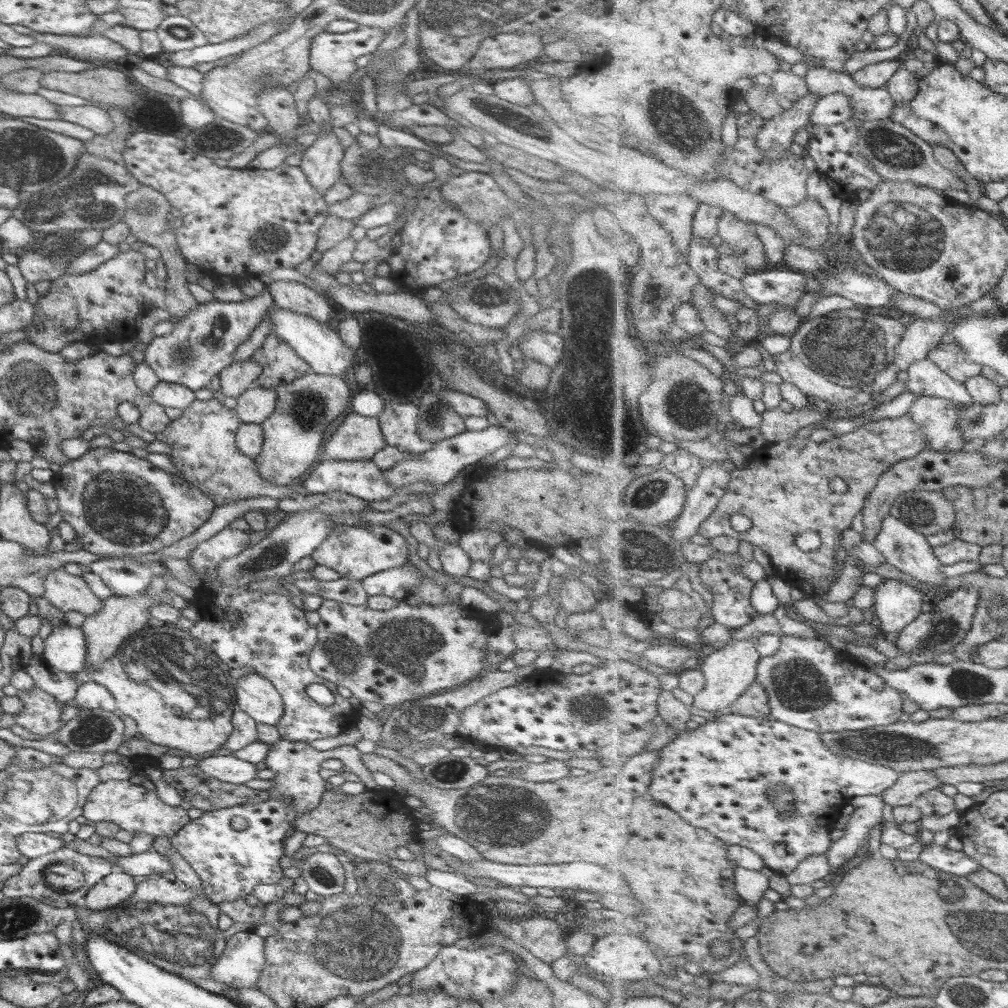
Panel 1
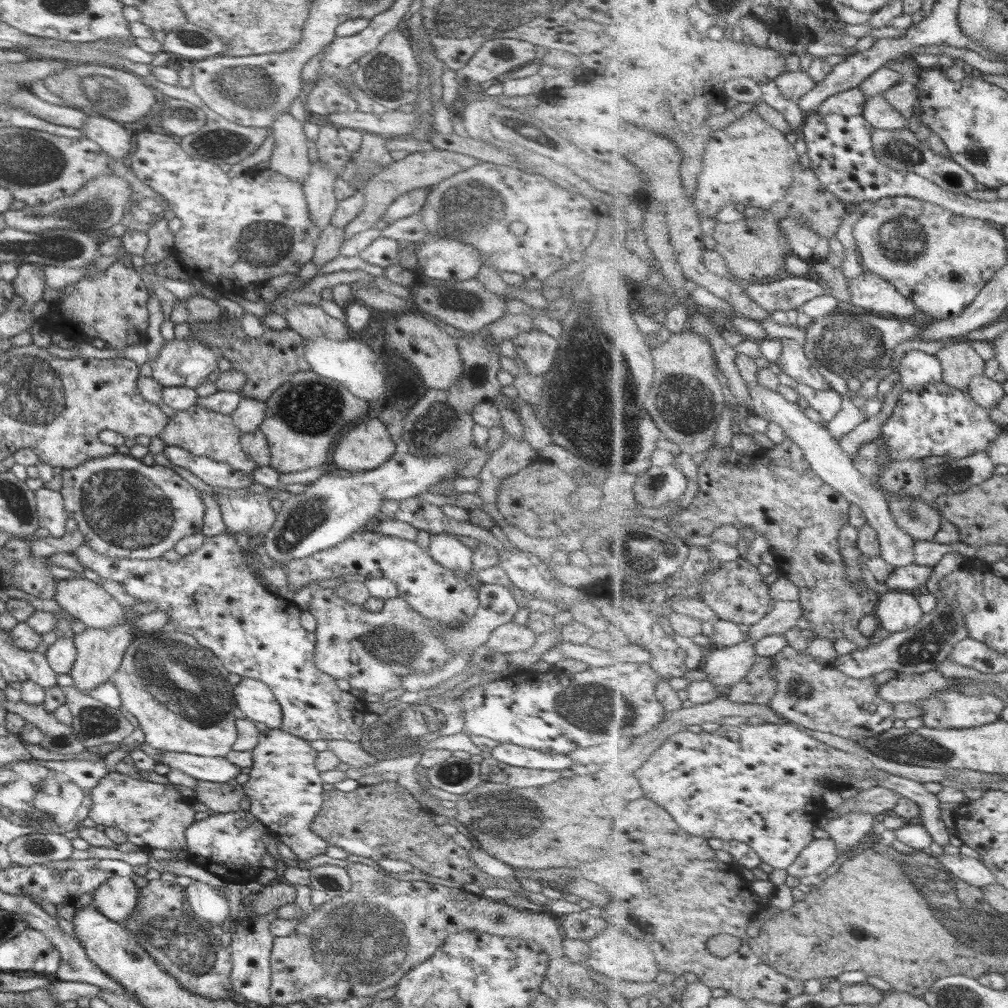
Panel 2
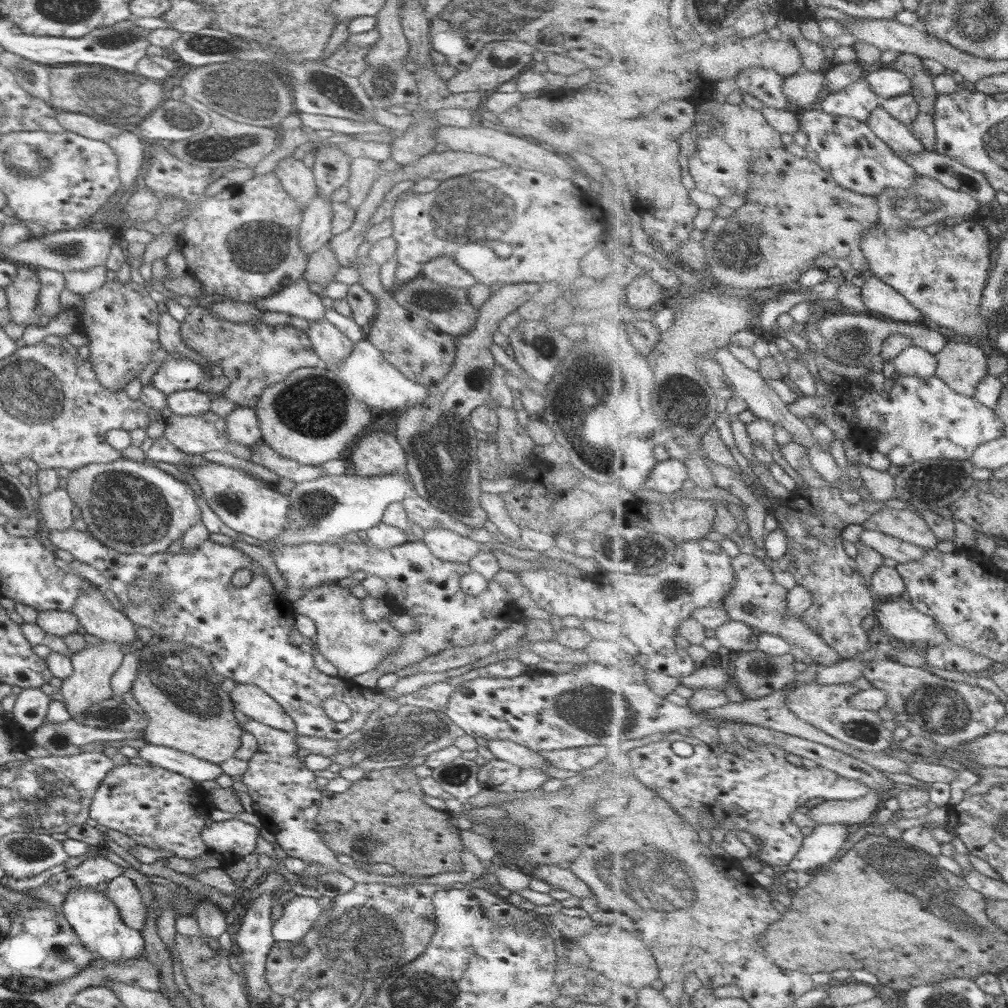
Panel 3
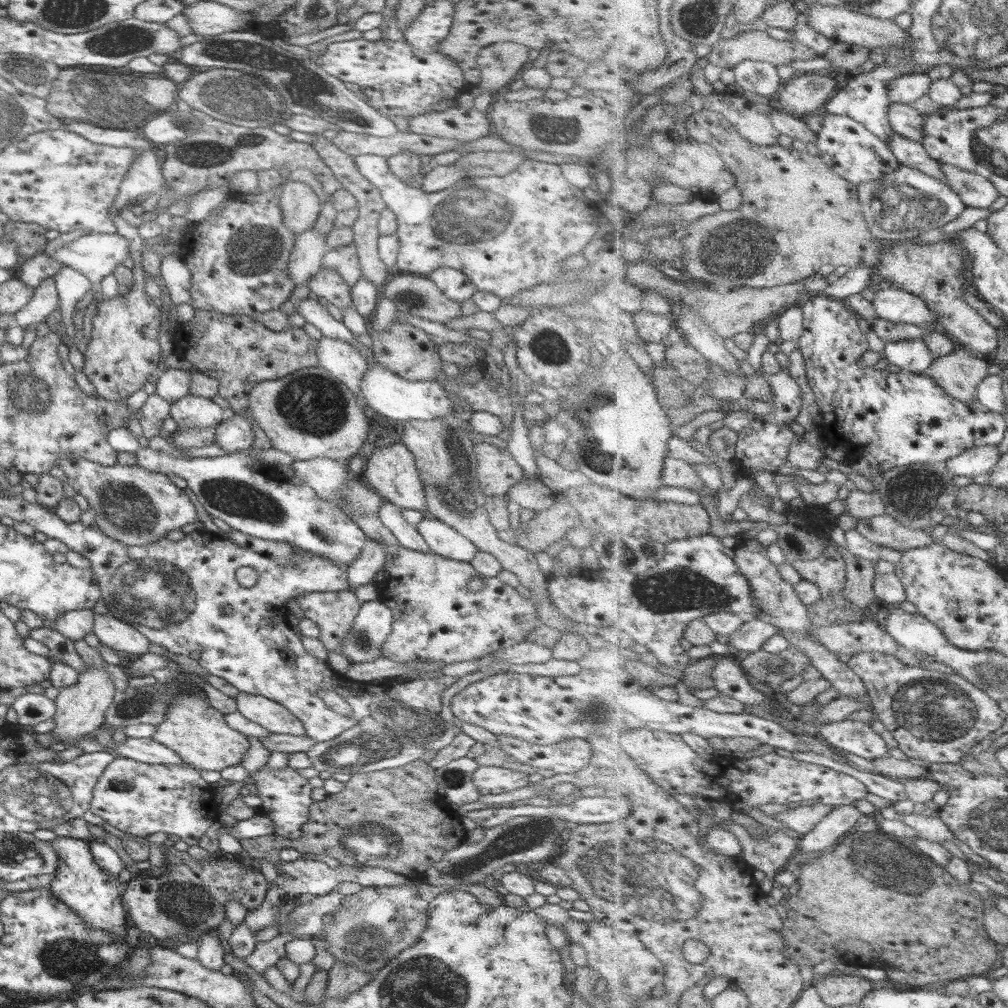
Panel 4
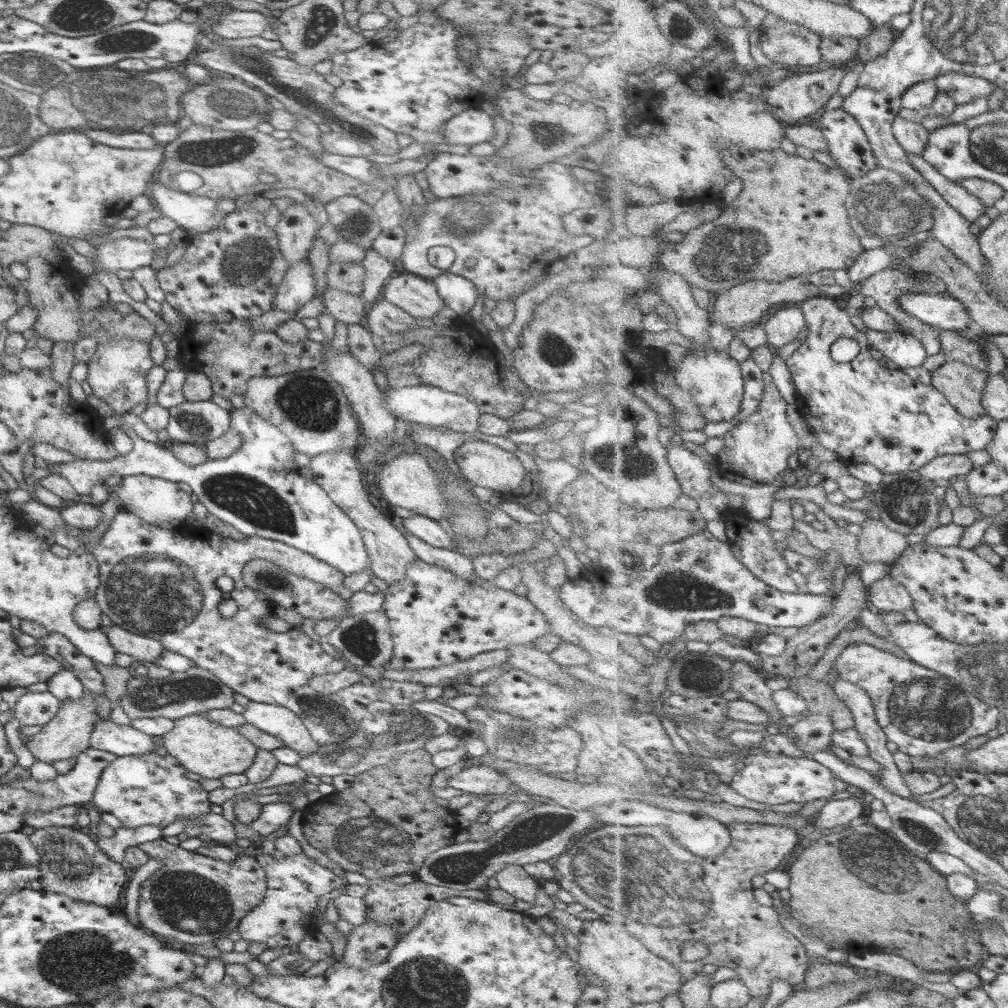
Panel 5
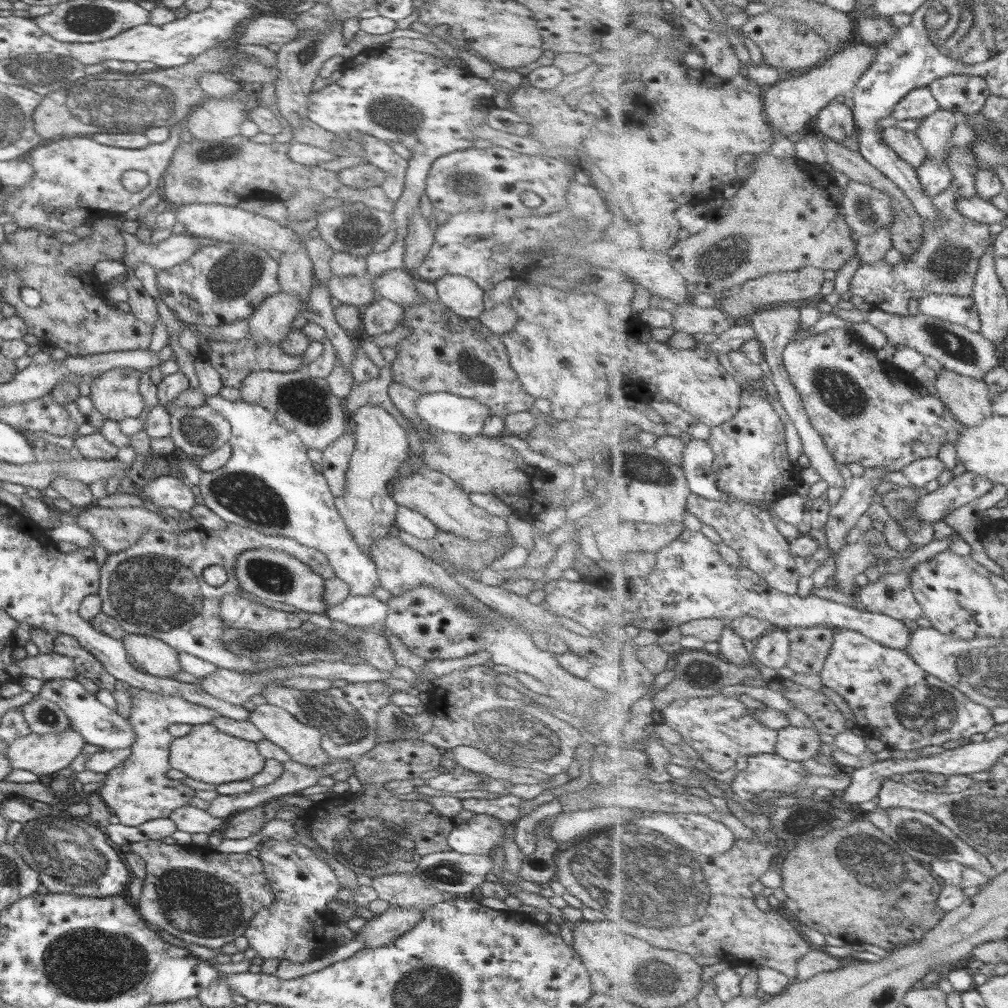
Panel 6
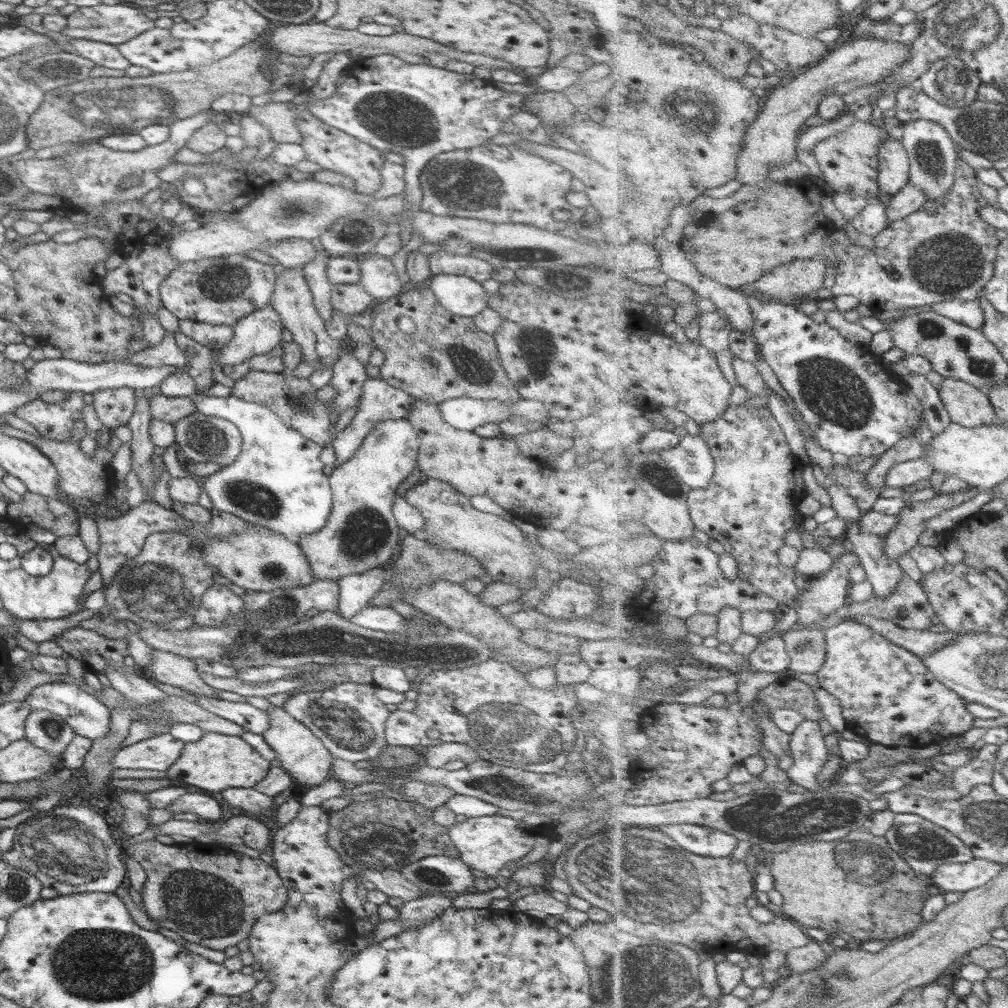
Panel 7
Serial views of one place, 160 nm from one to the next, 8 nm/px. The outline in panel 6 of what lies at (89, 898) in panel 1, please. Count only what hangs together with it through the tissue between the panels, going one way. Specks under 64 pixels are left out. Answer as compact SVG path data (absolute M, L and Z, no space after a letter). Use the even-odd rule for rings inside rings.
M157 840L135 842L126 846L126 850L137 854L145 862L145 878L137 902L140 918L148 927L171 934L183 942L219 949L237 936L244 936L249 920L273 902L271 887L259 858L253 858L247 853L220 854L208 846L201 850L193 844L178 846L175 843L169 846Z

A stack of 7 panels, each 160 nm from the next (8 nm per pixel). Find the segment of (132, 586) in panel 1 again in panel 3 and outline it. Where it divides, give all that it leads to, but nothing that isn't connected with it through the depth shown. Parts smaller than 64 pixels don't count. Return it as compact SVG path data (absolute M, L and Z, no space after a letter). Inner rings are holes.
M72 527L66 528L65 530L49 530L49 542L53 544L59 550L65 550L69 552L74 560L78 560L83 564L87 564L93 567L96 571L99 572L102 581L104 584L109 584L109 590L111 590L115 596L119 599L123 611L121 612L135 625L135 626L144 626L145 628L150 628L152 636L155 635L163 642L179 642L181 646L193 646L197 650L203 652L203 656L207 656L212 664L212 669L219 675L221 678L231 678L236 684L252 684L258 686L259 689L263 690L265 694L268 694L274 701L277 701L279 706L283 709L283 712L287 714L289 718L293 721L294 732L301 736L312 736L312 737L325 737L326 739L332 741L343 740L348 734L355 732L363 728L364 723L367 720L372 720L378 715L379 705L393 698L385 698L379 695L378 690L376 689L367 689L361 688L358 685L355 685L353 682L338 677L330 677L321 673L313 665L313 657L311 656L311 649L313 648L313 641L309 640L306 636L303 636L296 628L294 623L295 612L291 605L282 598L280 593L275 592L273 585L269 582L267 573L263 572L261 567L257 565L253 559L250 559L245 553L235 547L229 547L226 545L221 545L209 541L209 539L204 540L197 546L195 550L182 550L179 553L170 553L160 552L159 554L119 554L106 546L103 546L100 542L97 542L87 531L75 531ZM247 569L250 572L251 580L245 585L236 587L231 584L231 577L236 570ZM325 698L335 698L339 702L343 702L347 708L349 708L351 716L348 720L344 722L338 722L337 720L333 721L329 719L325 712L323 711L322 702Z

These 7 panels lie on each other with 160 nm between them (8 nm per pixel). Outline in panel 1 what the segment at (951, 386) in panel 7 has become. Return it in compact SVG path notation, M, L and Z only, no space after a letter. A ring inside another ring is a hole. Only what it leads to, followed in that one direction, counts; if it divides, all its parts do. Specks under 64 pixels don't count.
M956 342L939 345L937 349L930 350L927 358L961 384L981 376L985 369L982 364L974 362L968 352Z

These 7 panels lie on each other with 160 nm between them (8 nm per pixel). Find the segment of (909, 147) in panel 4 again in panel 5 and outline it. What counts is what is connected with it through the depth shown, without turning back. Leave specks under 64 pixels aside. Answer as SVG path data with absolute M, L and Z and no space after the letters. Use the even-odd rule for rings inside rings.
M909 154L915 169L923 175L946 199L955 210L958 210L970 223L985 214L988 205L980 198L973 196L959 181L949 180L937 172L928 160L922 156Z

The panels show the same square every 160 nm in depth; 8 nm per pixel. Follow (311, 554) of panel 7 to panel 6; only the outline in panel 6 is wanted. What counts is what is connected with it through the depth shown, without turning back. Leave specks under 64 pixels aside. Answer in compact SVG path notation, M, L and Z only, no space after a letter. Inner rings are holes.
M363 404L348 420L355 430L355 448L345 473L346 493L333 498L333 504L356 545L370 558L368 548L375 539L389 533L389 527L394 522L398 505L389 495L389 485L396 477L395 472L401 462L408 456L409 446L403 428L381 406Z

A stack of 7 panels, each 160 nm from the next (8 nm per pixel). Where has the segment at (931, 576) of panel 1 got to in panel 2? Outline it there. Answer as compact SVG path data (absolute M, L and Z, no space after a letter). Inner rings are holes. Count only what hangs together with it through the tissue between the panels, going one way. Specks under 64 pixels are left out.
M748 383L749 394L753 405L751 409L753 414L769 421L777 423L787 432L788 437L802 448L803 454L810 462L812 469L832 487L840 492L854 503L866 514L866 522L871 525L877 532L880 540L881 557L894 567L905 567L913 564L916 559L914 538L893 519L891 510L889 510L889 501L883 492L877 490L855 465L852 458L841 449L837 440L831 436L827 426L815 424L813 420L809 420L802 412L797 403L790 402L785 399L778 391L769 390L765 384Z

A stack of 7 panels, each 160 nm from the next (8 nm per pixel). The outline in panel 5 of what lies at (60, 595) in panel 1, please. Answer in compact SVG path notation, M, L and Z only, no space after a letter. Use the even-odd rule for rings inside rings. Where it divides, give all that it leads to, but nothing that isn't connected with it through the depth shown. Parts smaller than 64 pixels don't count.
M111 624L107 625L106 629L100 628L107 641L109 641L109 645L117 653L133 657L135 664L138 661L154 664L154 660L157 657L161 657L164 650L158 641L127 632L120 626Z

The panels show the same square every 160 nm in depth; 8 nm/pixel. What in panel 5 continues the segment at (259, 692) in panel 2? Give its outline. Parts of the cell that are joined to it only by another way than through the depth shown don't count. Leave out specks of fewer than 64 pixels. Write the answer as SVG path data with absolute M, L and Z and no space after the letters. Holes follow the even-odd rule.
M249 701L241 716L247 724L278 738L301 759L318 747L302 720L282 706Z

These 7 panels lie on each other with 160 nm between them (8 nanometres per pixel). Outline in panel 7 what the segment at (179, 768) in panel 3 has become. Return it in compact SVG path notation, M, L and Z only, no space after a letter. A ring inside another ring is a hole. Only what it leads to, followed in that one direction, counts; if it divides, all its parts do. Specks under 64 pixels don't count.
M55 681L40 684L33 688L29 694L26 694L24 701L30 706L31 711L48 710L53 714L58 714L72 728L75 735L93 741L104 738L108 733L110 727L110 710L91 693L84 691L75 683Z

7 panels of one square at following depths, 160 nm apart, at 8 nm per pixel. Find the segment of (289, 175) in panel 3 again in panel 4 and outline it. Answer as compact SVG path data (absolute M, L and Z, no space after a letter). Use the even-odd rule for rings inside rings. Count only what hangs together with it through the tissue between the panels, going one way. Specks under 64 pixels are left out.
M288 180L281 186L279 206L284 225L296 236L311 228L316 221L321 204L315 192L303 182Z

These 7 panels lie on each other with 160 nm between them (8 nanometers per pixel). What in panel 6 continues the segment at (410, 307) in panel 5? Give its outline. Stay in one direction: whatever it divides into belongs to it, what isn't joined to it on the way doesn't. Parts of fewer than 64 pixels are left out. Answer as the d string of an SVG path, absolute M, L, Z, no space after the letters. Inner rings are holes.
M386 270L372 281L376 297L383 297L400 307L411 306L420 300L420 294L406 270Z

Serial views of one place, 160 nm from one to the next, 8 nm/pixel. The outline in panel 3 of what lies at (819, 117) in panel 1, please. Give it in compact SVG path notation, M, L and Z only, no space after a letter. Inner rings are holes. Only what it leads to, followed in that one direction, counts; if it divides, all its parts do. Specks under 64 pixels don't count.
M864 76L839 92L825 94L817 107L827 114L866 122L880 103L881 96L871 88Z

